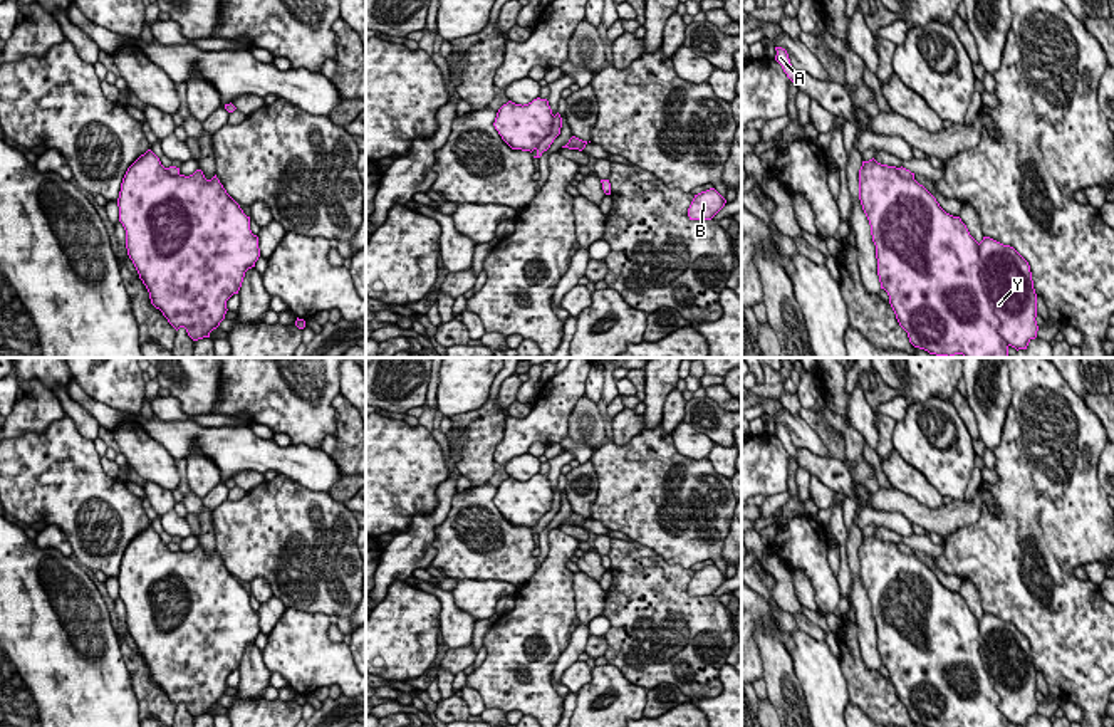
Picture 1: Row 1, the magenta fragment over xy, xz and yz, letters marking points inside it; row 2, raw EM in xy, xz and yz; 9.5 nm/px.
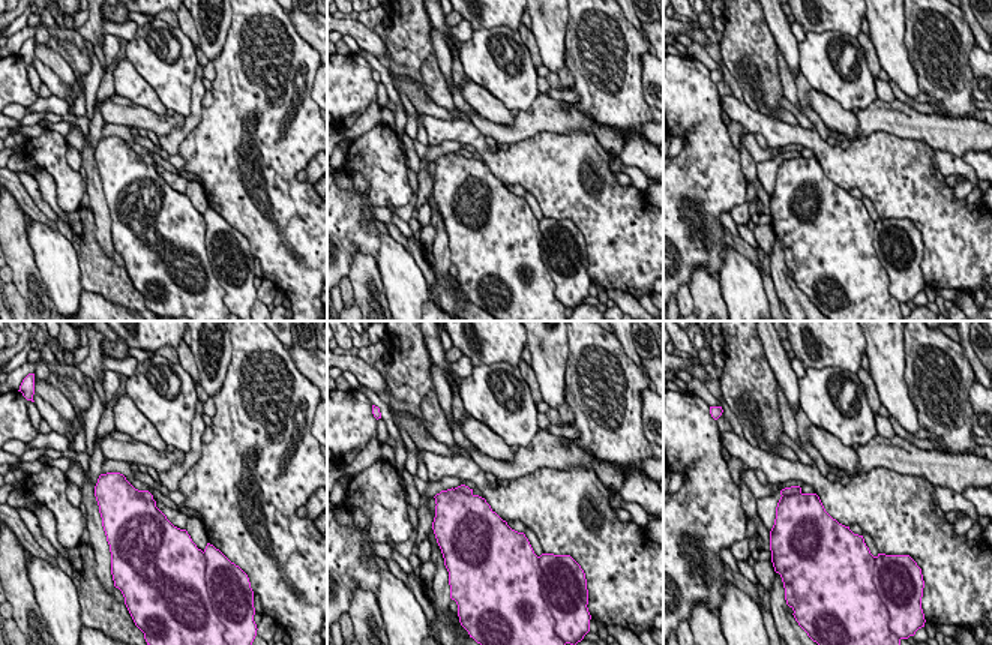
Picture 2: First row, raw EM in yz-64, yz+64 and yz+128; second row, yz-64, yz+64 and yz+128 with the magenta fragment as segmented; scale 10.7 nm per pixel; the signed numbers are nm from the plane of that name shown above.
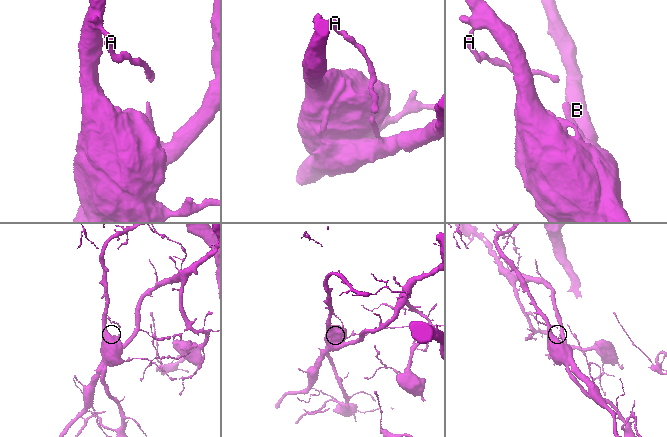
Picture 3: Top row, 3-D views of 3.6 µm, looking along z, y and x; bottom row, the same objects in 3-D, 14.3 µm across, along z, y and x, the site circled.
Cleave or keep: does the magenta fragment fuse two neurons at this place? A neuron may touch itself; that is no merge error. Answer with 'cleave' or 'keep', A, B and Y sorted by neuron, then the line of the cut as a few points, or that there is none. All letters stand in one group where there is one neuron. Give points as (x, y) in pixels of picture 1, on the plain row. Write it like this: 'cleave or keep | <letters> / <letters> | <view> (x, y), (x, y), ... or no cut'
cleave | A / B Y | yz (977, 620), (978, 655), (999, 695), (999, 711), (1009, 721)

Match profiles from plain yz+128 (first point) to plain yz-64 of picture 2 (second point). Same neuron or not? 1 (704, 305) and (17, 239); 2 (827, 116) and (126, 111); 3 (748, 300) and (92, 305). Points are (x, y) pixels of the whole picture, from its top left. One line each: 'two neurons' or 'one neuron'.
1: one neuron
2: two neurons
3: two neurons

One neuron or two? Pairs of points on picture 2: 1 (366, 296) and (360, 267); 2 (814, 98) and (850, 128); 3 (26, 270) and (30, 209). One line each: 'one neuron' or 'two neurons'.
1: one neuron
2: one neuron
3: two neurons

